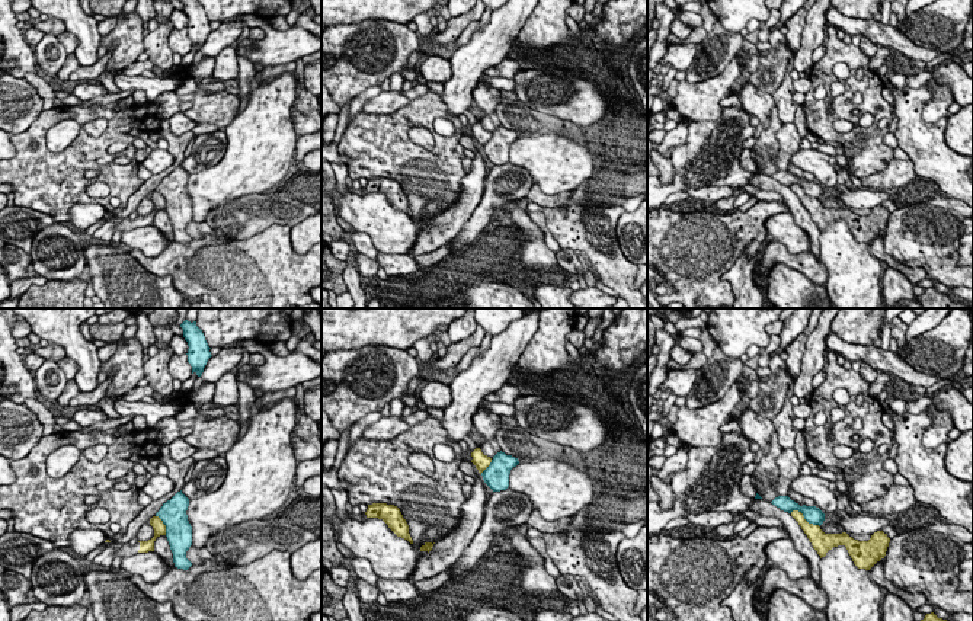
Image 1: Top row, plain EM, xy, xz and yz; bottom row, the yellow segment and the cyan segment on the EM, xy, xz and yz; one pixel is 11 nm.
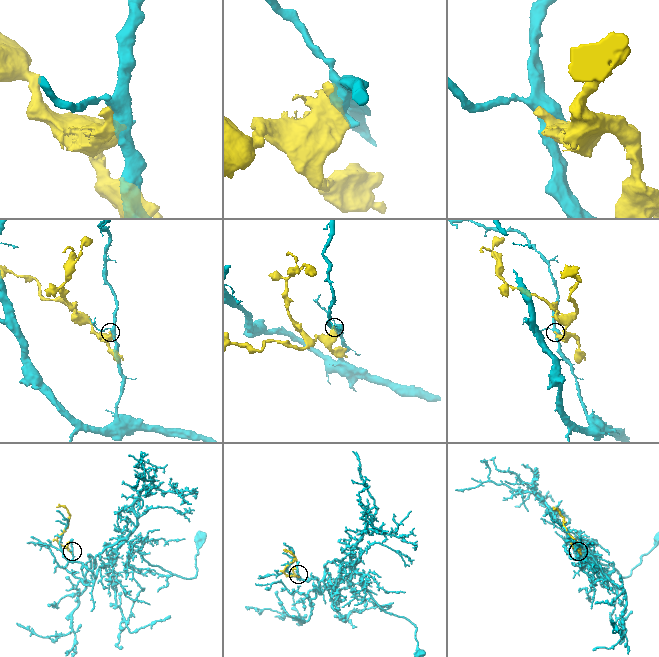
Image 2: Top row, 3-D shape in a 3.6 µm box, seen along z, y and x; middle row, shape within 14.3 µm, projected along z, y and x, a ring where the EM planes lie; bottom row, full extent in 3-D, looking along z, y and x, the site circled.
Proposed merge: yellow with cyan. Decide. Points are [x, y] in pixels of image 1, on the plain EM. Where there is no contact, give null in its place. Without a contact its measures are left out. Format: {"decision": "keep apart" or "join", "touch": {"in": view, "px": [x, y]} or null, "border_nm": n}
{"decision": "keep apart", "touch": {"in": "yz", "px": [803, 192]}, "border_nm": 380}

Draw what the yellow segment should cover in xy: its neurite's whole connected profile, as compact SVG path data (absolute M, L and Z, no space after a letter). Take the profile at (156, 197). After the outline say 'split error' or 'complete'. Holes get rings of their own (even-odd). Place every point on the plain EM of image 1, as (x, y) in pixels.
M153 191L150 193L150 199L154 204L154 211L148 215L138 215L134 220L129 220L129 218L118 220L115 215L111 217L109 214L106 214L102 220L113 221L115 230L119 230L119 231L129 231L129 230L134 230L137 227L154 225L156 212L160 209L166 209L166 199L163 198L163 195L159 191Z; split error

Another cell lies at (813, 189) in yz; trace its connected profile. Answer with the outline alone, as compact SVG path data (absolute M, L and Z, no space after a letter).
M778 170L771 177L788 188L791 188L793 185L801 186L804 193L813 199L820 201L825 195L825 188L819 182L806 180L806 179L800 180L798 177L791 175L788 170Z

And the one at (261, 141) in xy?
M285 71L249 93L250 99L243 112L224 128L227 150L220 163L189 175L186 189L192 201L192 220L196 223L204 223L212 209L228 201L275 188L294 161L298 138L291 113L297 99L295 76Z

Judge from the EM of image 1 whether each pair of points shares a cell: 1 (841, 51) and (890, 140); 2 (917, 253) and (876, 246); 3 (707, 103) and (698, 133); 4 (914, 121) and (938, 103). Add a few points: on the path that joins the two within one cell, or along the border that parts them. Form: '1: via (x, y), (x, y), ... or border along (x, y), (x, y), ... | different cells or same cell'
1: border along (883, 135), (883, 141), (893, 150) | different cells
2: border along (882, 233), (883, 249), (893, 258), (914, 266) | different cells
3: border along (725, 108), (716, 119), (694, 121) | different cells
4: border along (925, 83), (931, 99), (922, 118), (947, 118) | different cells

